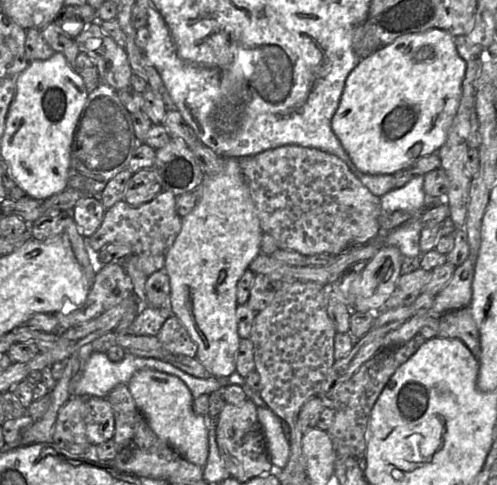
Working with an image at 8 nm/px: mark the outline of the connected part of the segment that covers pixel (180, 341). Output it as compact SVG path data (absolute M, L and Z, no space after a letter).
M171 315L163 323L156 337L171 353L191 358L196 357L197 345L175 315Z

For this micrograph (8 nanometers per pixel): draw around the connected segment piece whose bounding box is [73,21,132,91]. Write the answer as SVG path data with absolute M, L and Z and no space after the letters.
M99 21L98 24L91 23L87 25L84 30L73 37L73 40L76 43L79 52L85 53L94 62L94 66L97 68L101 82L108 84L118 91L131 86L130 78L132 69L125 49L118 46L110 36L106 35L101 30L101 22L103 21Z

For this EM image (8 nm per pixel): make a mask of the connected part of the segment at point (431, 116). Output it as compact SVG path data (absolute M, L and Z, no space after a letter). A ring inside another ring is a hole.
M431 28L401 35L360 59L350 71L332 116L331 128L361 172L392 175L408 168L419 158L439 150L459 105L465 71L466 63L457 52L455 36L449 32ZM424 46L432 49L432 55L423 61L417 61L414 55Z

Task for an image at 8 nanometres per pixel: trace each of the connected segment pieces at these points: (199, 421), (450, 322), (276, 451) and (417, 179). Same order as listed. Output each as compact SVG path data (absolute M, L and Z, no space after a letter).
M142 369L133 374L128 388L154 433L187 461L203 468L209 454L209 425L207 417L194 412L194 399L187 385L176 376Z
M469 307L443 314L439 318L437 336L461 340L477 359L481 354L479 330Z
M266 405L257 407L257 416L265 437L270 461L273 467L283 469L289 460L291 450L282 421Z
M415 175L401 188L392 189L380 197L381 208L386 214L403 210L410 214L422 212L425 207L424 175Z

